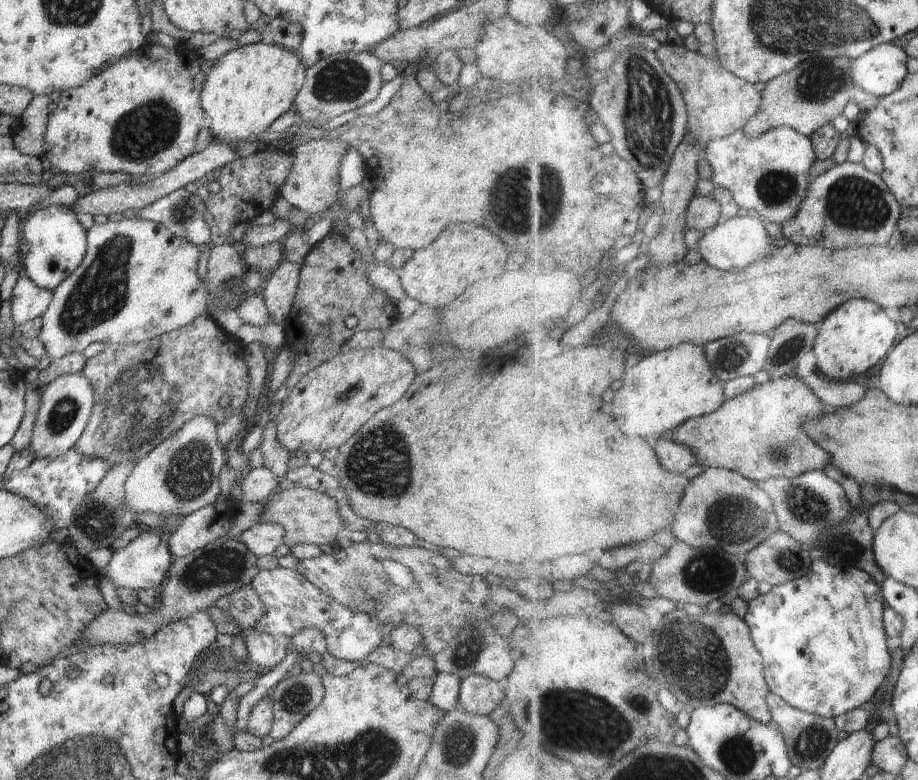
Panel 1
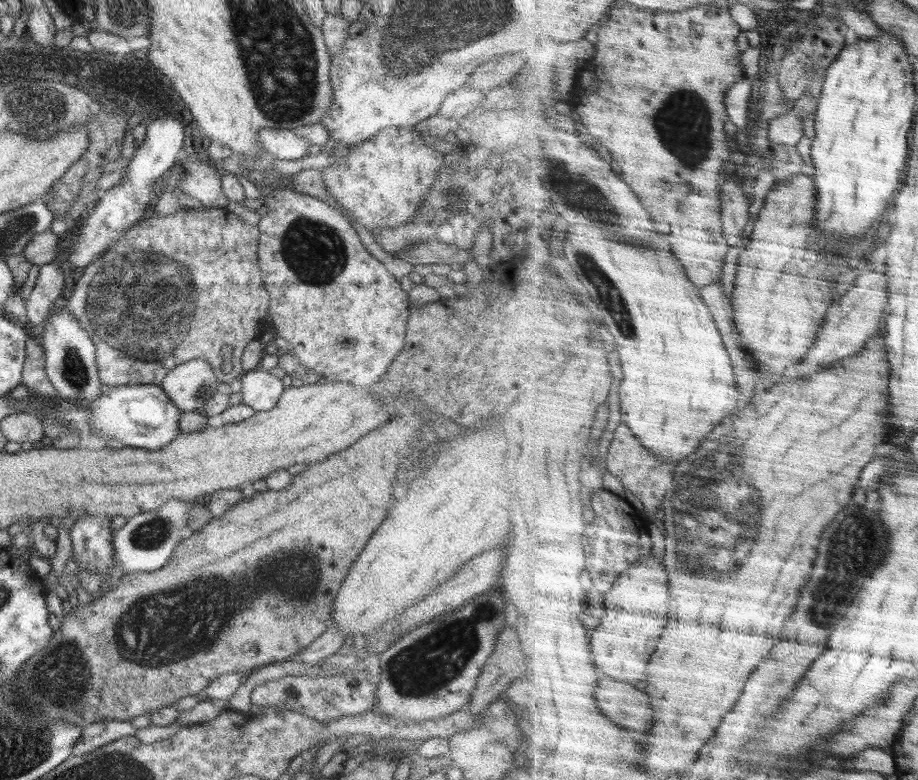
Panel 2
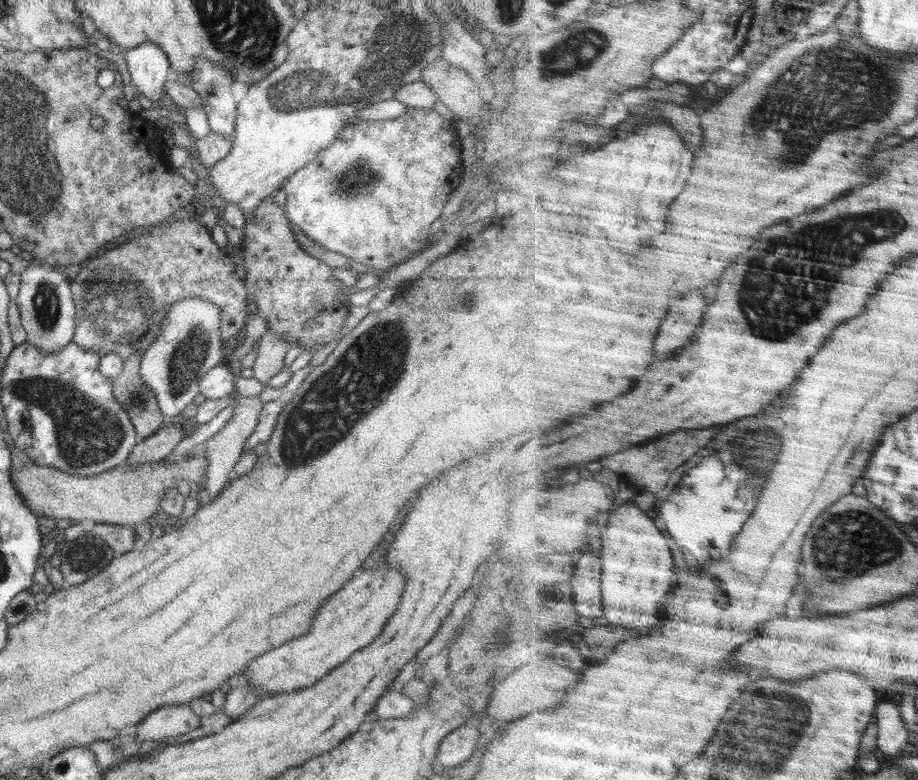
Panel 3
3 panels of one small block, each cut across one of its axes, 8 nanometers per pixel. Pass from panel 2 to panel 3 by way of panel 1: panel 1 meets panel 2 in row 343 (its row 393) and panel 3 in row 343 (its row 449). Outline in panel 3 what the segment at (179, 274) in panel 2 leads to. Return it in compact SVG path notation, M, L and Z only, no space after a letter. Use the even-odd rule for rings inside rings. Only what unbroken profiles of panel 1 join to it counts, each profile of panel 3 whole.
M183 214L176 216L165 223L151 227L147 234L138 236L138 238L135 238L134 236L128 236L122 241L112 243L103 252L87 258L86 260L82 260L82 262L78 264L78 268L72 268L72 270L68 270L68 284L70 285L70 290L72 291L72 298L74 299L76 309L76 328L74 330L73 341L80 345L83 349L96 352L96 354L98 354L100 357L104 356L105 354L110 354L110 352L115 352L123 360L130 358L132 354L142 355L144 352L146 352L146 350L148 350L148 346L150 346L150 344L154 344L156 336L160 334L162 320L164 320L164 316L170 312L172 304L178 302L178 300L196 296L196 298L208 300L208 302L215 304L216 308L220 308L220 336L222 336L222 341L224 343L230 342L233 339L233 336L236 336L236 333L240 332L240 330L244 328L246 320L250 315L247 308L248 304L246 303L246 298L250 296L250 294L247 291L245 279L242 277L242 275L243 274L241 270L235 266L234 261L232 261L232 259L227 254L224 254L224 252L218 248L216 242L212 240L211 232L208 231L201 223L199 223L198 219L189 218Z

